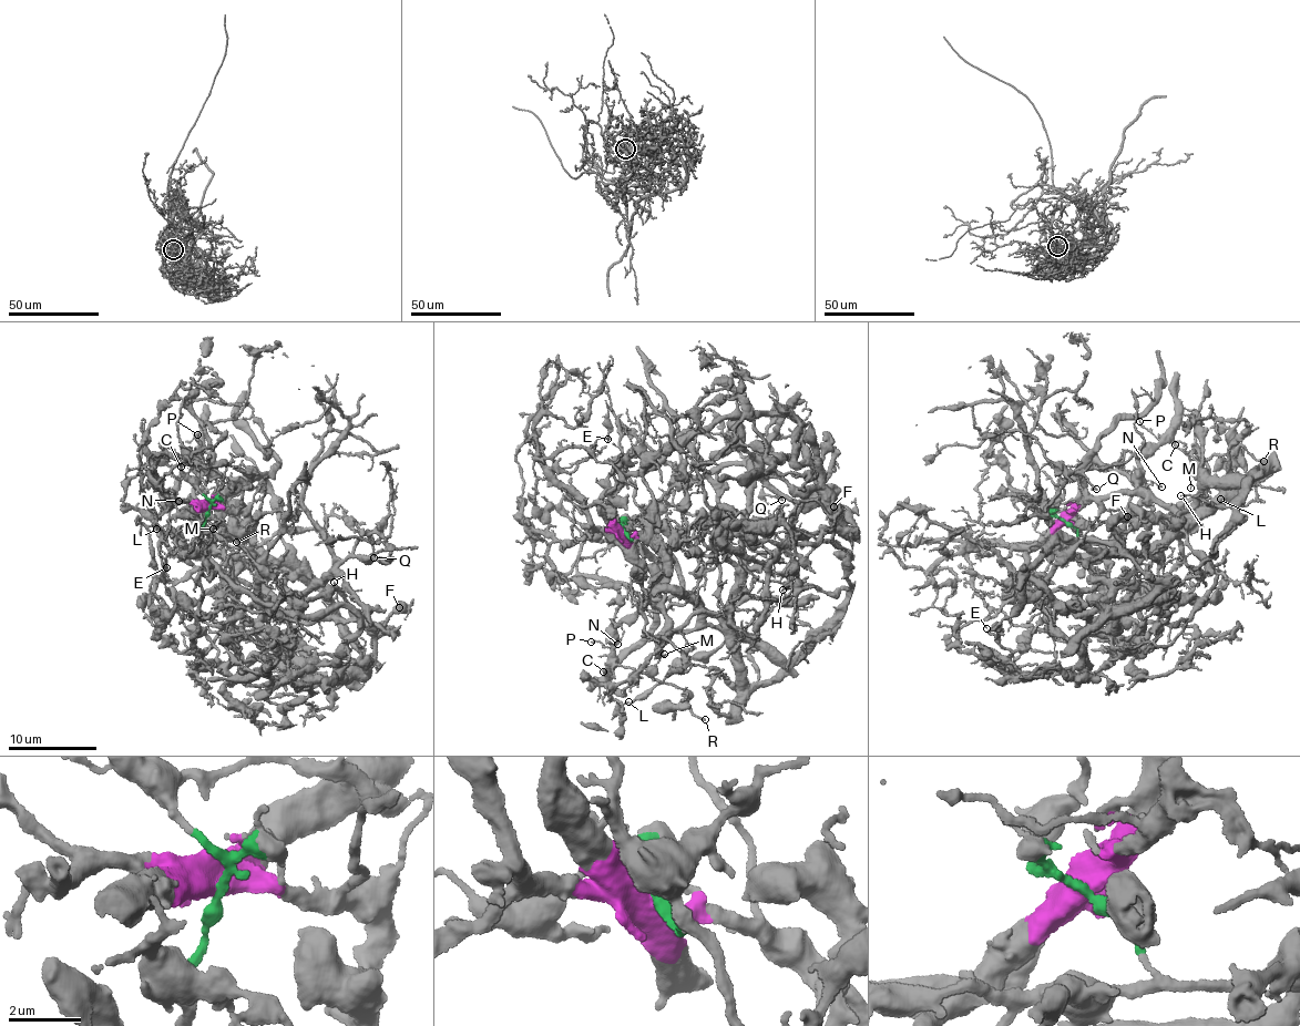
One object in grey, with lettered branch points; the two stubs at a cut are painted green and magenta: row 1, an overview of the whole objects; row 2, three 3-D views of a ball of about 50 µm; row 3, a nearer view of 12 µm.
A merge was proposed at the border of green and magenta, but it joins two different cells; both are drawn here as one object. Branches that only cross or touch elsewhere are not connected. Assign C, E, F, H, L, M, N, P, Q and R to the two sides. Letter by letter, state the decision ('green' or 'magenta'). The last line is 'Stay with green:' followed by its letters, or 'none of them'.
C: green
E: magenta
F: magenta
H: magenta
L: magenta
M: green
N: green
P: green
Q: magenta
R: green
Stay with green: C, M, N, P, R

